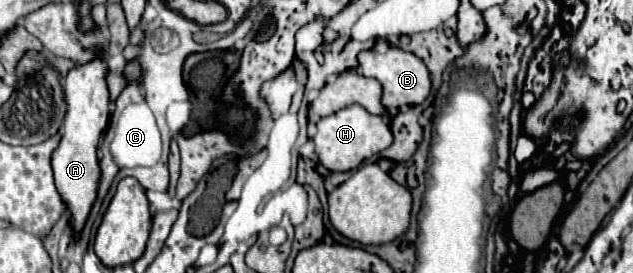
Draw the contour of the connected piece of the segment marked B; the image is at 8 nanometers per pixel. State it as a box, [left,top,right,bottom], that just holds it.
[357,44,431,110]

